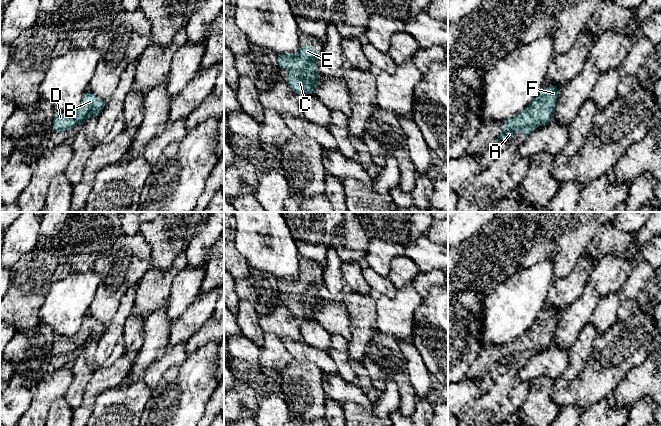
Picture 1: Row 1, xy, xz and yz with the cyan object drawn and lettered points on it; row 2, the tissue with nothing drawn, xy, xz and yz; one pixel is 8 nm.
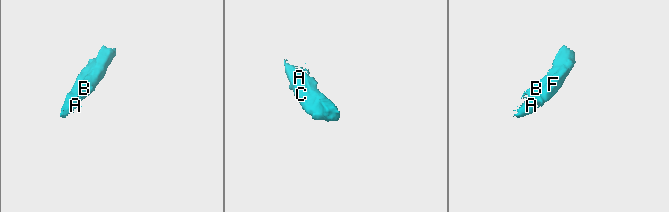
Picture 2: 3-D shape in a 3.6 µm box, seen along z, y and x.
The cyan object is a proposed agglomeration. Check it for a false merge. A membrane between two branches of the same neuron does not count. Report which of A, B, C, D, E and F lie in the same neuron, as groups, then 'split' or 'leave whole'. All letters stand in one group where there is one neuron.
A B C D E F | leave whole

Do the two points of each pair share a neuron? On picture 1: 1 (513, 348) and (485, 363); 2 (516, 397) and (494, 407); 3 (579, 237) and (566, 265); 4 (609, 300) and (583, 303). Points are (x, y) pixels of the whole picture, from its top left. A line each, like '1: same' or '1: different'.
1: same
2: same
3: same
4: different

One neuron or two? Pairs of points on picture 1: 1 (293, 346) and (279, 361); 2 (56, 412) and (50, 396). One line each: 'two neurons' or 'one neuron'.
1: two neurons
2: two neurons

